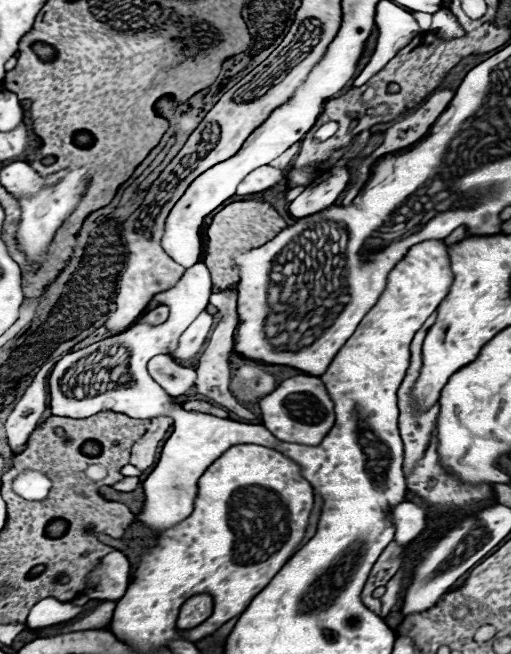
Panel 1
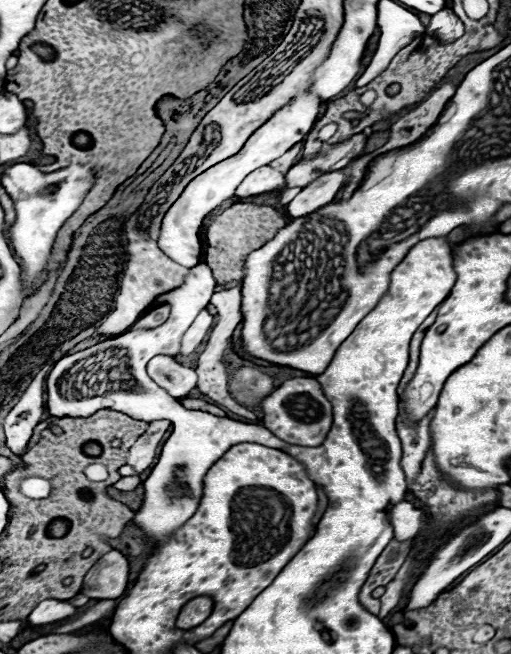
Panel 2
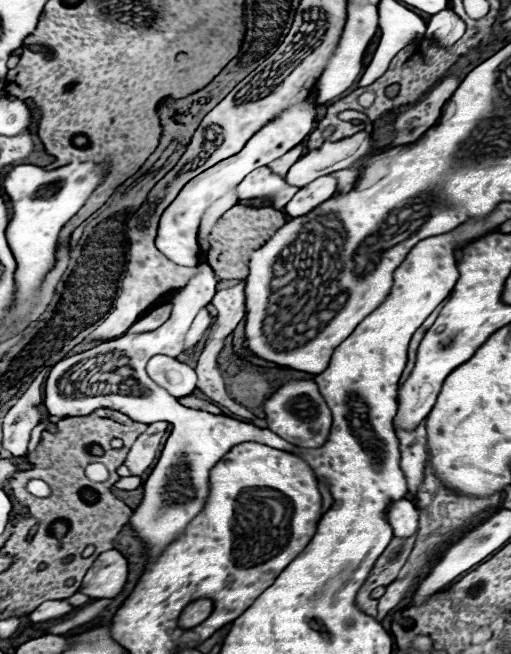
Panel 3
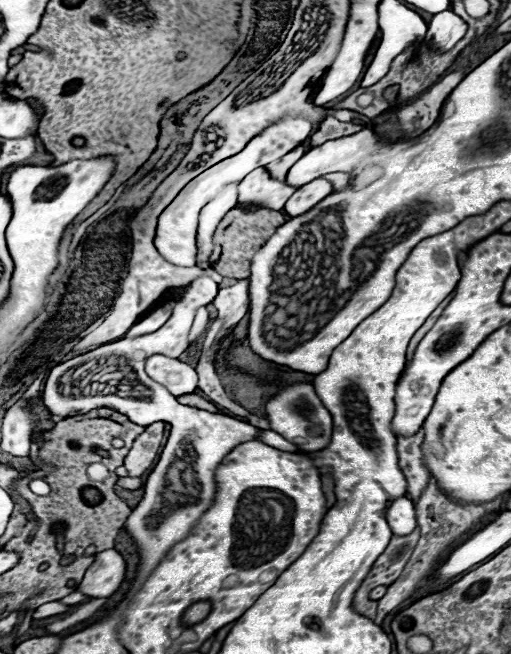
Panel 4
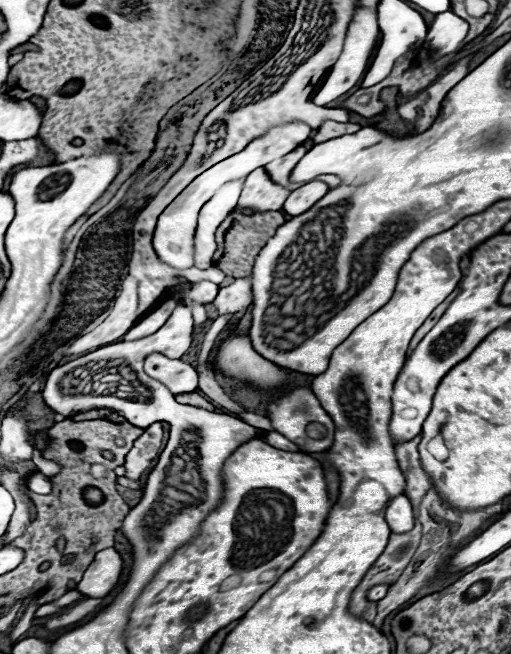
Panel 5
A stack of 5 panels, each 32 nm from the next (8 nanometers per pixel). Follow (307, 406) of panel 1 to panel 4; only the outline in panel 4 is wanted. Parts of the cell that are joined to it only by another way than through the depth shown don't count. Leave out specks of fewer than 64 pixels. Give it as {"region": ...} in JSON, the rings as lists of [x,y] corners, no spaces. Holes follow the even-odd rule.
{"region":[[[296,382],[296,384],[284,386],[276,396],[272,396],[266,402],[266,418],[270,422],[270,430],[284,436],[288,442],[296,444],[300,450],[320,450],[330,442],[330,436],[332,436],[332,416],[324,408],[320,396],[314,390],[314,384],[310,382]],[[310,426],[320,426],[322,434],[310,436],[308,434]]]}

